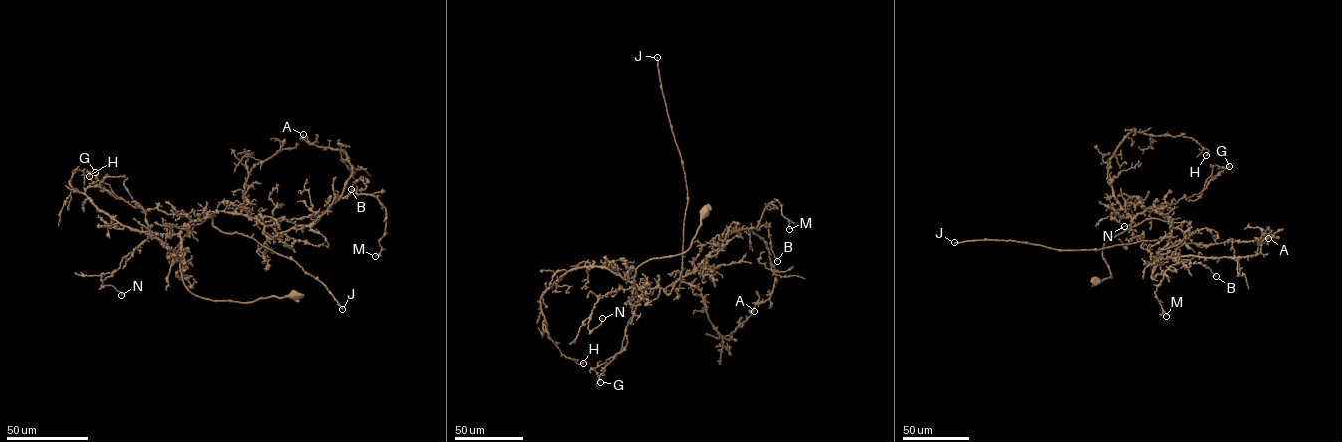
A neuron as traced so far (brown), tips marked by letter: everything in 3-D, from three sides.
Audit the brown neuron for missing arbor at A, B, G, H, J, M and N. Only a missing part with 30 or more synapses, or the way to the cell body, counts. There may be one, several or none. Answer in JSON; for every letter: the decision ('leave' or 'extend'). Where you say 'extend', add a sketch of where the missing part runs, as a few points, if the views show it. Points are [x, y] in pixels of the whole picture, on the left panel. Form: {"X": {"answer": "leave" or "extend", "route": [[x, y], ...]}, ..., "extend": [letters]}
{"A": {"answer": "leave"}, "B": {"answer": "leave"}, "G": {"answer": "leave"}, "H": {"answer": "leave"}, "J": {"answer": "extend"}, "M": {"answer": "leave"}, "N": {"answer": "leave"}, "extend": ["J"]}

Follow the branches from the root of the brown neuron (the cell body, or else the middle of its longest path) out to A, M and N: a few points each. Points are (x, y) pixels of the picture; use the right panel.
A: (1095, 281), (1111, 277), (1102, 256), (1106, 241), (1147, 219), (1173, 220), (1158, 260), (1254, 255), (1268, 238)
M: (1095, 281), (1111, 277), (1107, 240), (1147, 219), (1173, 219), (1157, 257), (1180, 262), (1155, 292), (1166, 316)
N: (1095, 281), (1111, 277), (1107, 240), (1147, 219), (1170, 221), (1134, 195), (1124, 226)

